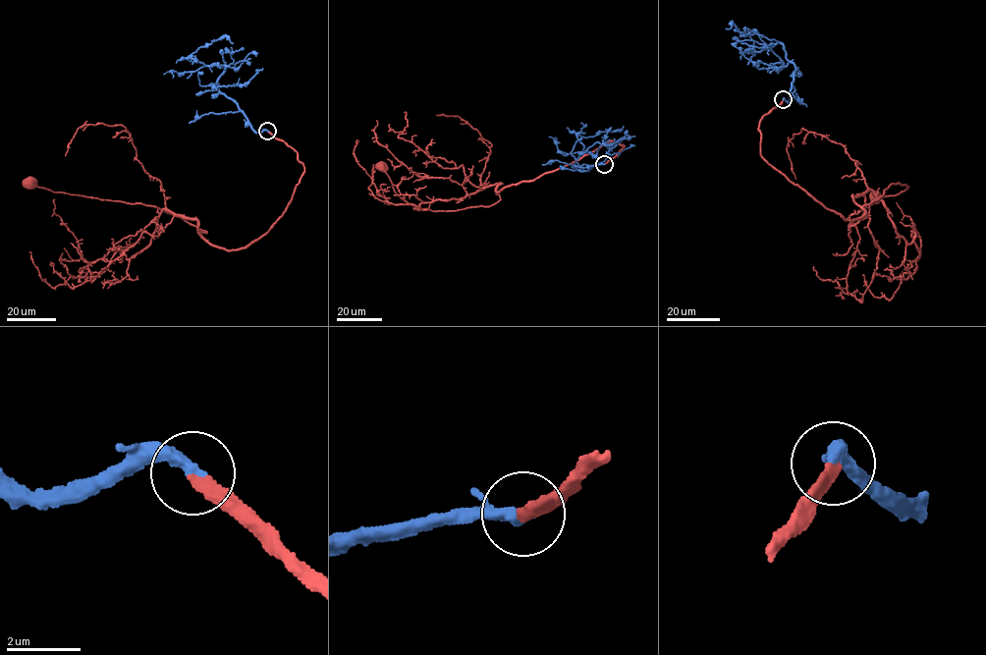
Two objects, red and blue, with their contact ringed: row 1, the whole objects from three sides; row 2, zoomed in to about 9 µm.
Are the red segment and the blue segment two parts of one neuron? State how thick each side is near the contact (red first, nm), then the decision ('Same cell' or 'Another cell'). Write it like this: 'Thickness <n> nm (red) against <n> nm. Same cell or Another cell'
Thickness 320 nm (red) against 340 nm. Same cell

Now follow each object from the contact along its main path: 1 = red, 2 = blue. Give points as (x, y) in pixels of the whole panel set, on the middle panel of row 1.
1: (604, 164), (623, 144), (609, 141), (496, 191), (500, 198), (491, 205), (447, 211), (405, 201), (382, 165)
2: (604, 164), (587, 171), (579, 169), (584, 164), (596, 165), (595, 158), (576, 136), (596, 136), (624, 126)

